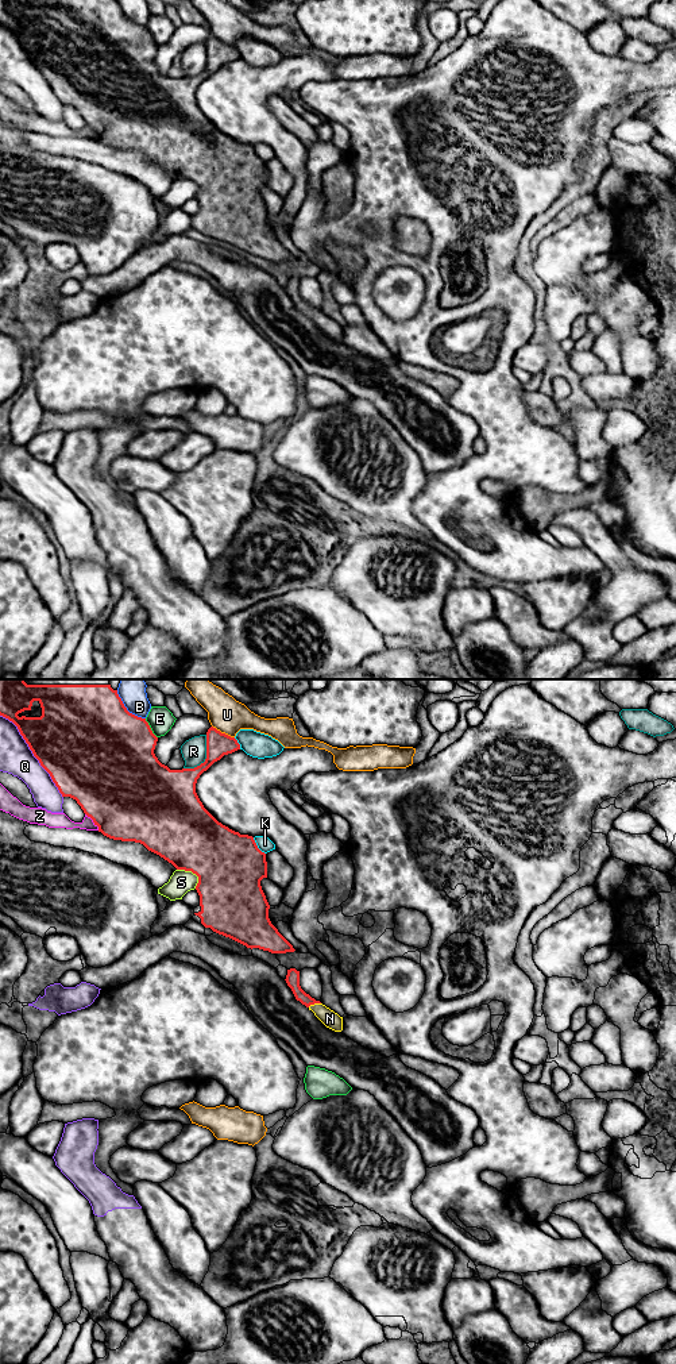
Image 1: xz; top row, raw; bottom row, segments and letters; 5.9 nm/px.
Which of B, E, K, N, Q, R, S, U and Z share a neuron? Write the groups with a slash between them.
B E R U / K / N / Q / S / Z

